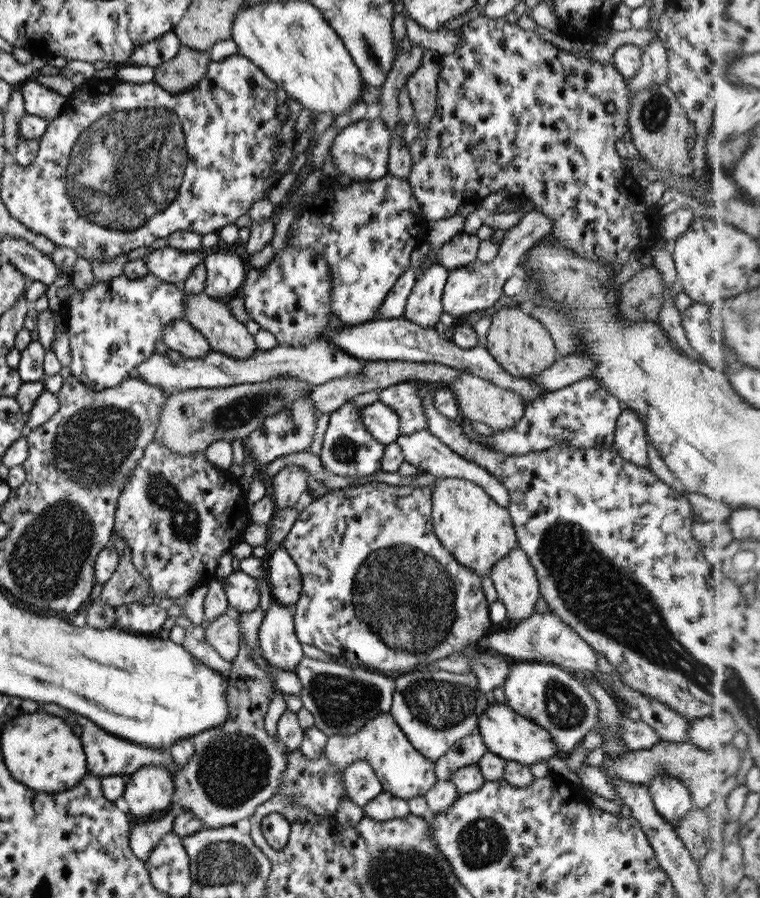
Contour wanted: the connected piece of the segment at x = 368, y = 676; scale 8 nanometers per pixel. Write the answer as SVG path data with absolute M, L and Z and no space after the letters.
M306 656L296 666L295 673L303 684L300 693L302 706L313 714L314 727L327 737L352 736L362 730L366 722L391 709L396 683L384 673L347 664L342 666L336 662L321 662Z

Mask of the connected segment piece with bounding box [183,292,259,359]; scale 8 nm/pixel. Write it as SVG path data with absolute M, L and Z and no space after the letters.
M204 292L198 294L184 293L184 295L185 303L183 306L185 306L185 315L183 319L204 335L212 349L239 359L248 358L259 349L253 335L248 333L245 324L240 323L230 313L227 305L220 303L220 301Z

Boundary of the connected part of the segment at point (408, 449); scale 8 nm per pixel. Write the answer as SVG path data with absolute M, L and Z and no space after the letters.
M427 429L399 436L395 441L400 446L405 461L421 468L424 473L433 474L439 478L462 478L469 480L481 486L486 491L486 494L500 506L507 508L509 505L507 488L495 476L492 476L485 468L478 466L474 461L465 459L457 452L454 452Z

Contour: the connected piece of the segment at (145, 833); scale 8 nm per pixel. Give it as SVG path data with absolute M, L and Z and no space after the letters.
M176 806L168 815L157 821L150 820L147 823L135 825L129 836L129 845L134 856L146 862L162 837L172 831L174 817L184 811L180 806Z

